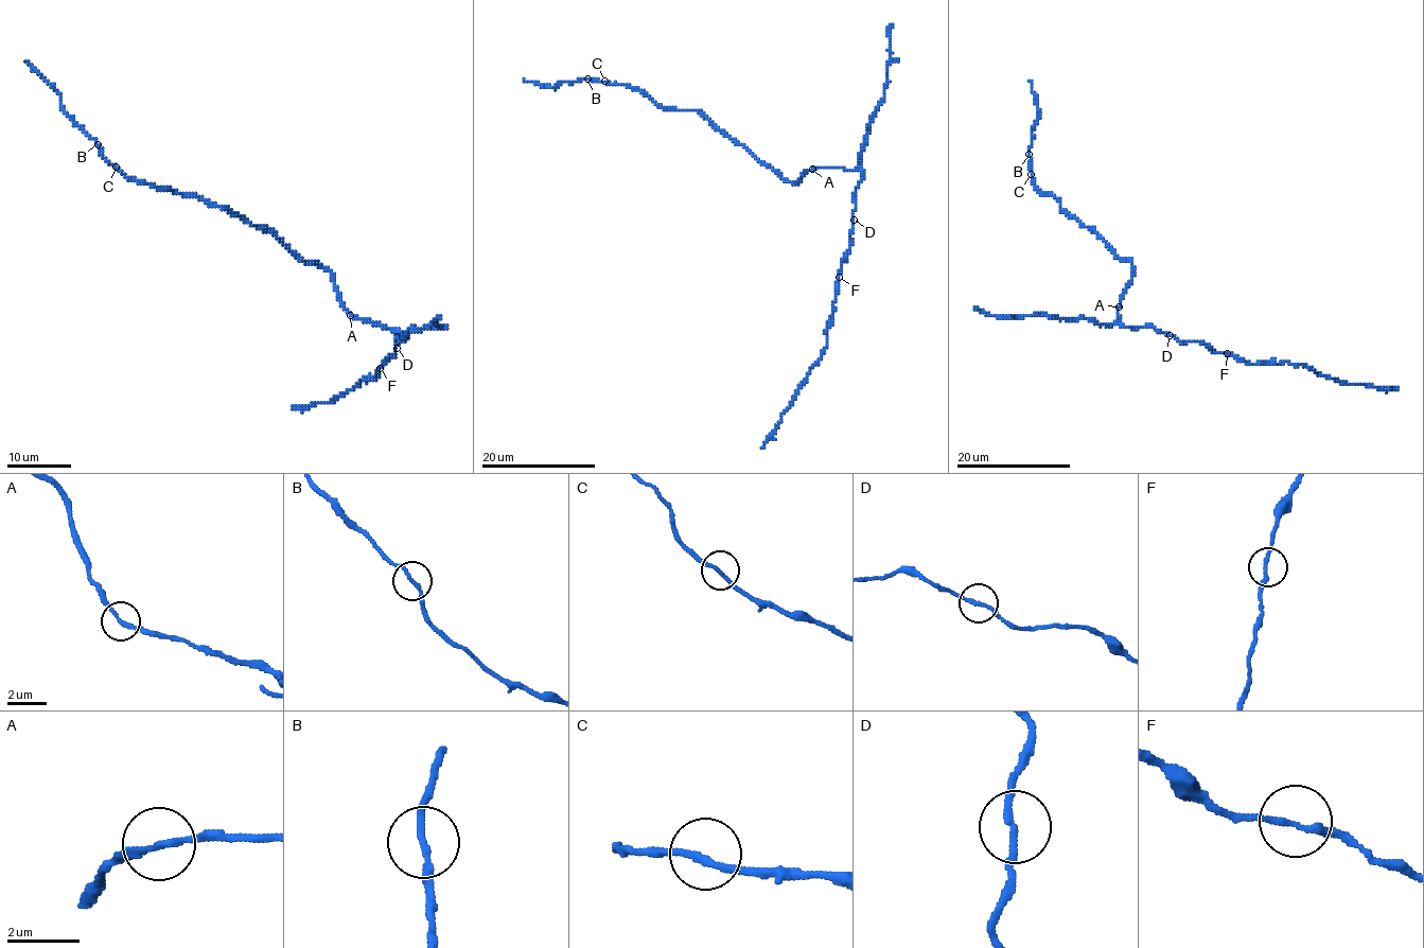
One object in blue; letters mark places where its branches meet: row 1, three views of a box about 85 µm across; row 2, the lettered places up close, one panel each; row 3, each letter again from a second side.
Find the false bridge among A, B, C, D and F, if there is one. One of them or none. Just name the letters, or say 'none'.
none

